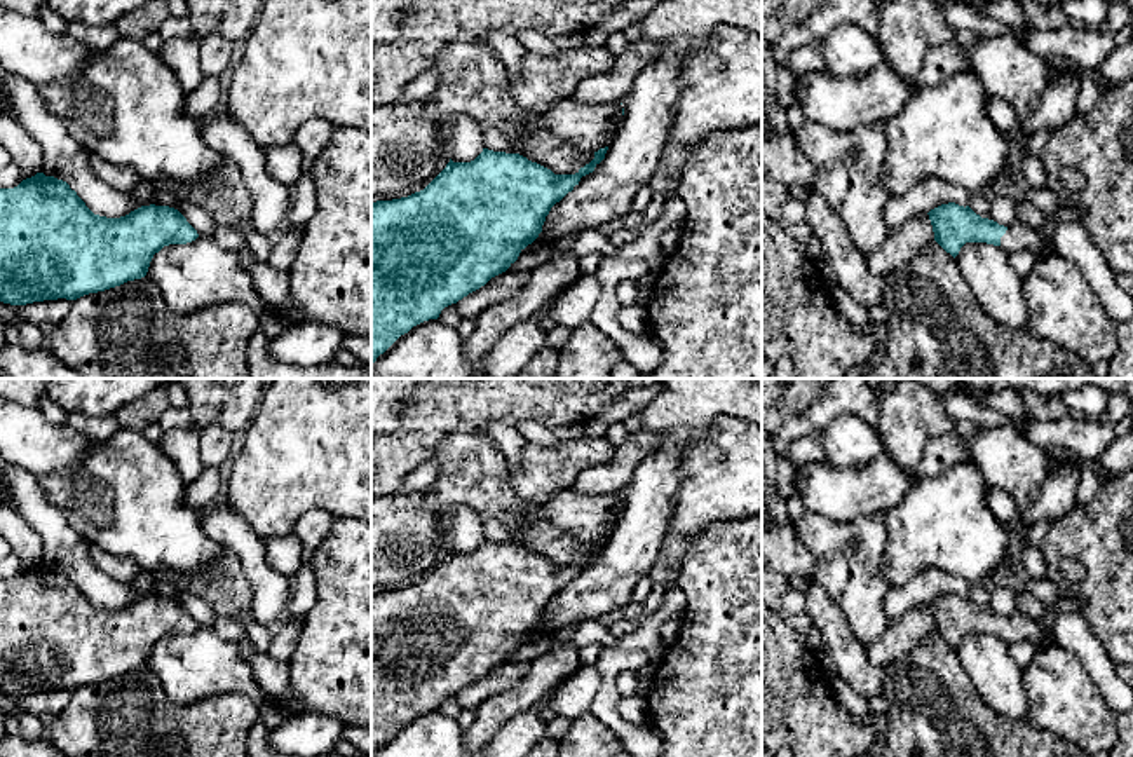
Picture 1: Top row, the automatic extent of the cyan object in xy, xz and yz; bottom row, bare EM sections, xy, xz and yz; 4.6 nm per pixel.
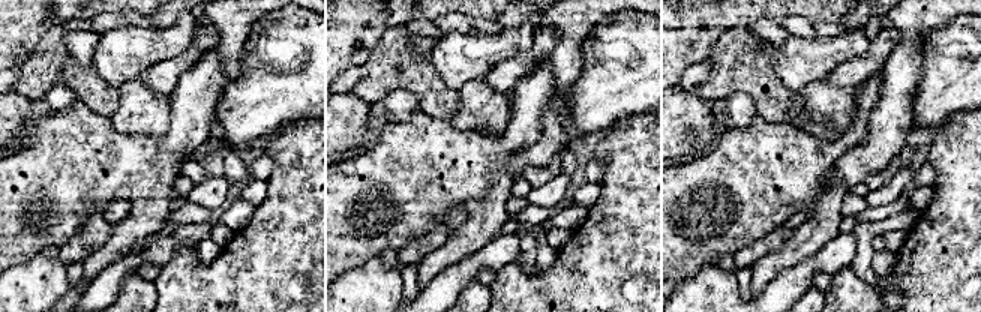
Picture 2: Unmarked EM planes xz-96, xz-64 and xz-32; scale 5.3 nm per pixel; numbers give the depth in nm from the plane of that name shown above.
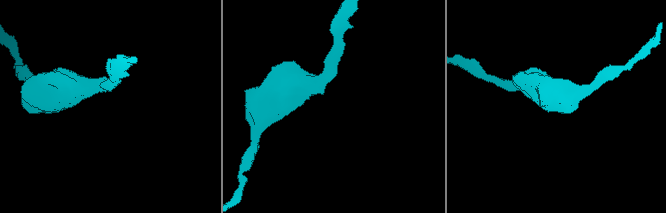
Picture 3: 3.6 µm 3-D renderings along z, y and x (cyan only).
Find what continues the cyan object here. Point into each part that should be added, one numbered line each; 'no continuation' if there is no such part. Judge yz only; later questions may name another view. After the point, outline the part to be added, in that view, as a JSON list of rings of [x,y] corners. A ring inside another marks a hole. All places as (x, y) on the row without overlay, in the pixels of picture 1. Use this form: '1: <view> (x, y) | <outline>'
1: yz (1018, 627) | [[[1020,612],[1007,617],[999,638],[1007,644],[1030,640],[1035,651],[1055,645],[1053,631],[1046,630],[1041,621],[1034,621]]]

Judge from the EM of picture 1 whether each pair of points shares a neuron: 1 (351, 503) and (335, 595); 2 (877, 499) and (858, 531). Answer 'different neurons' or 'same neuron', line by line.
1: different neurons
2: different neurons

